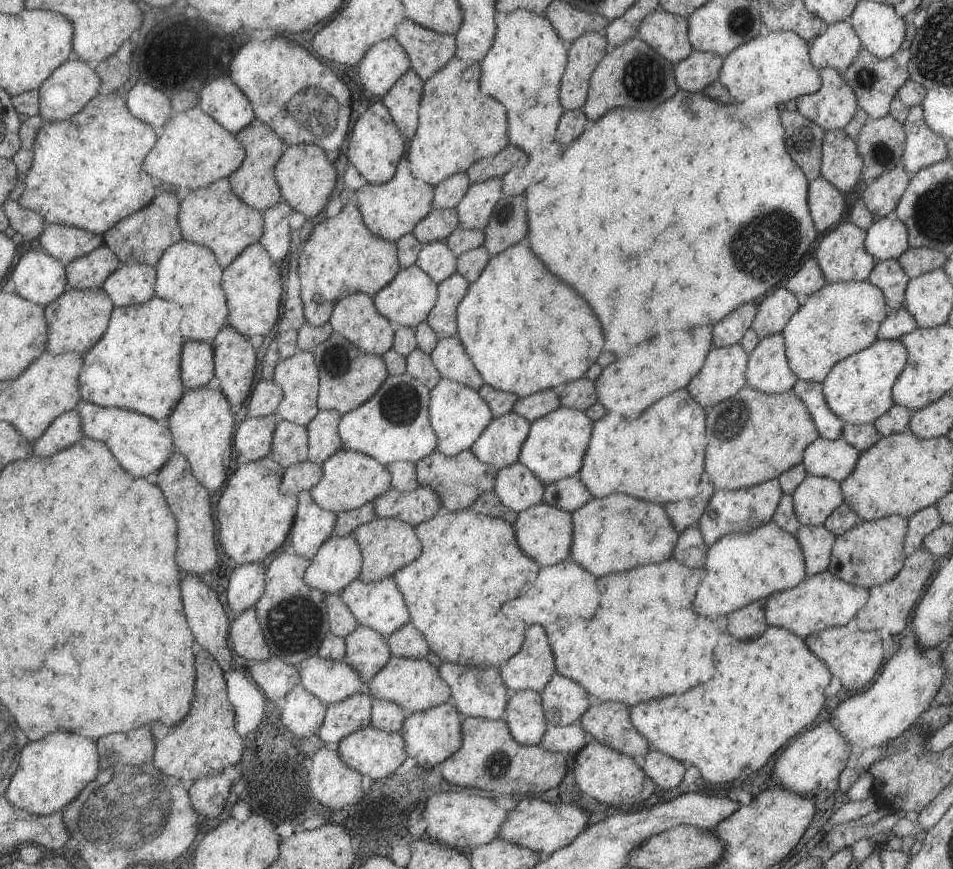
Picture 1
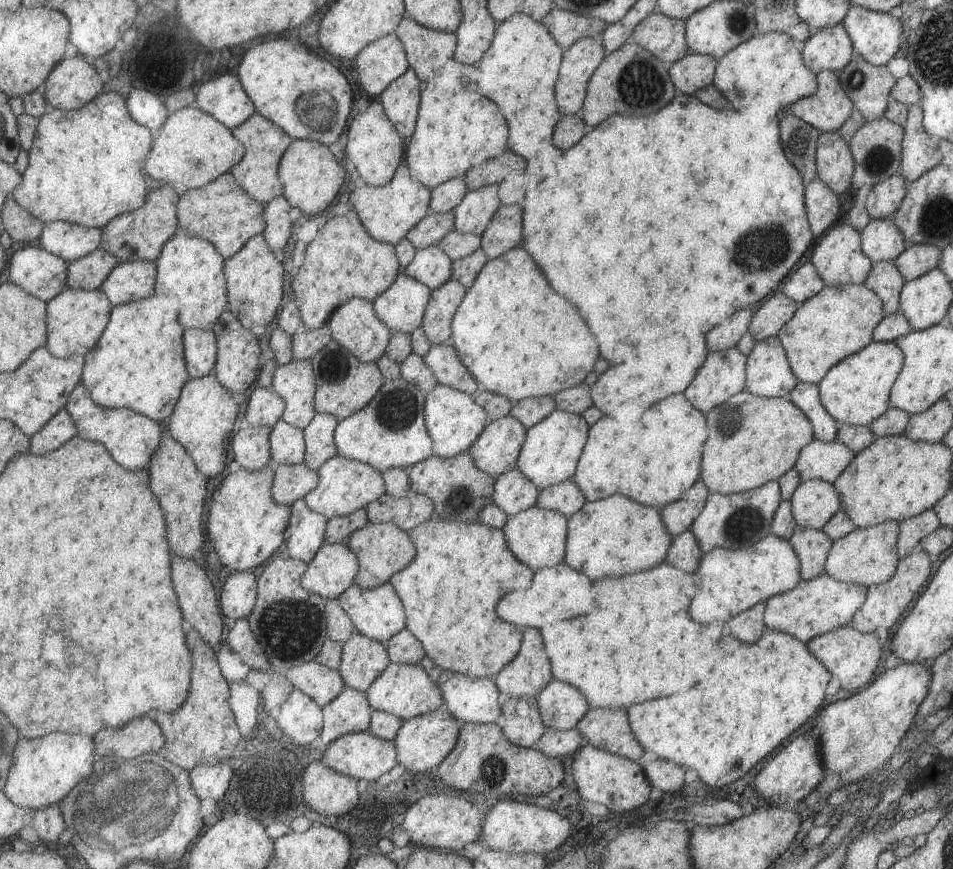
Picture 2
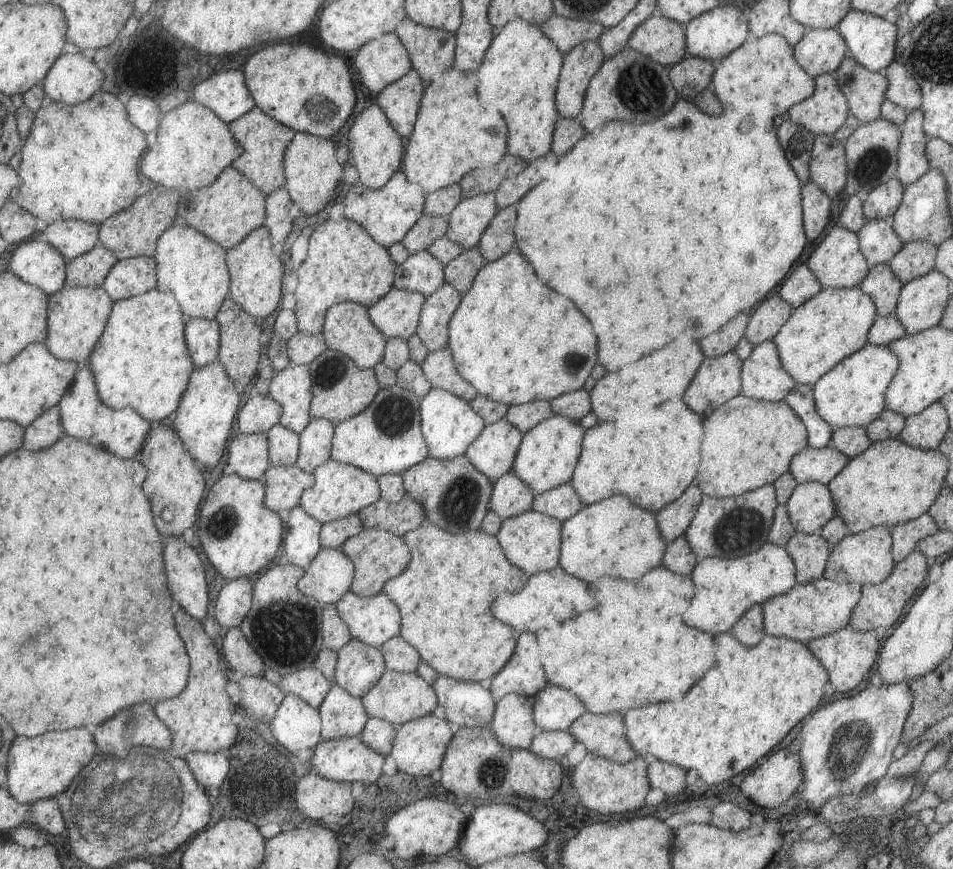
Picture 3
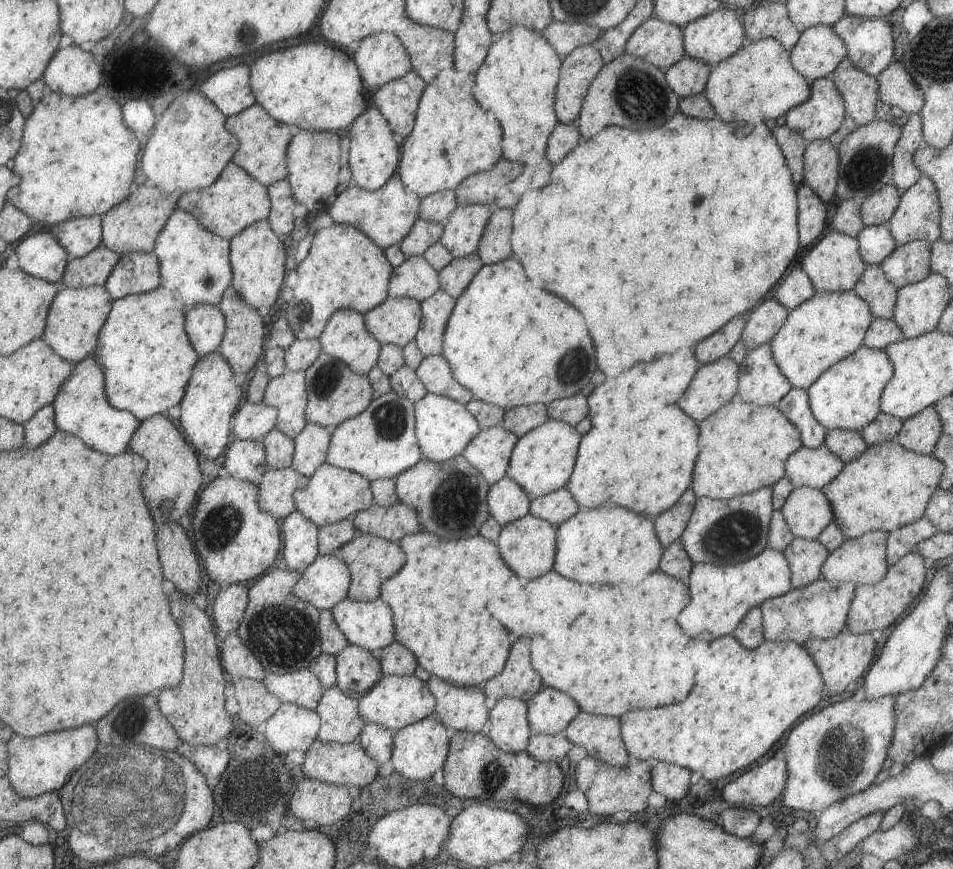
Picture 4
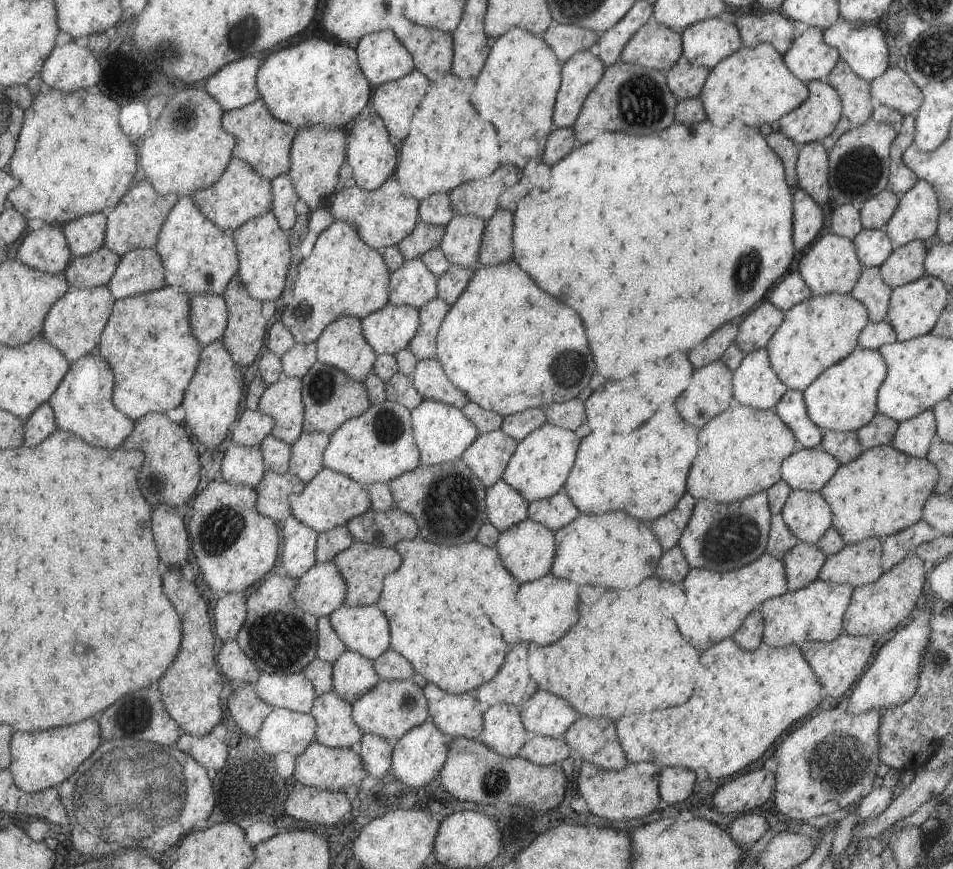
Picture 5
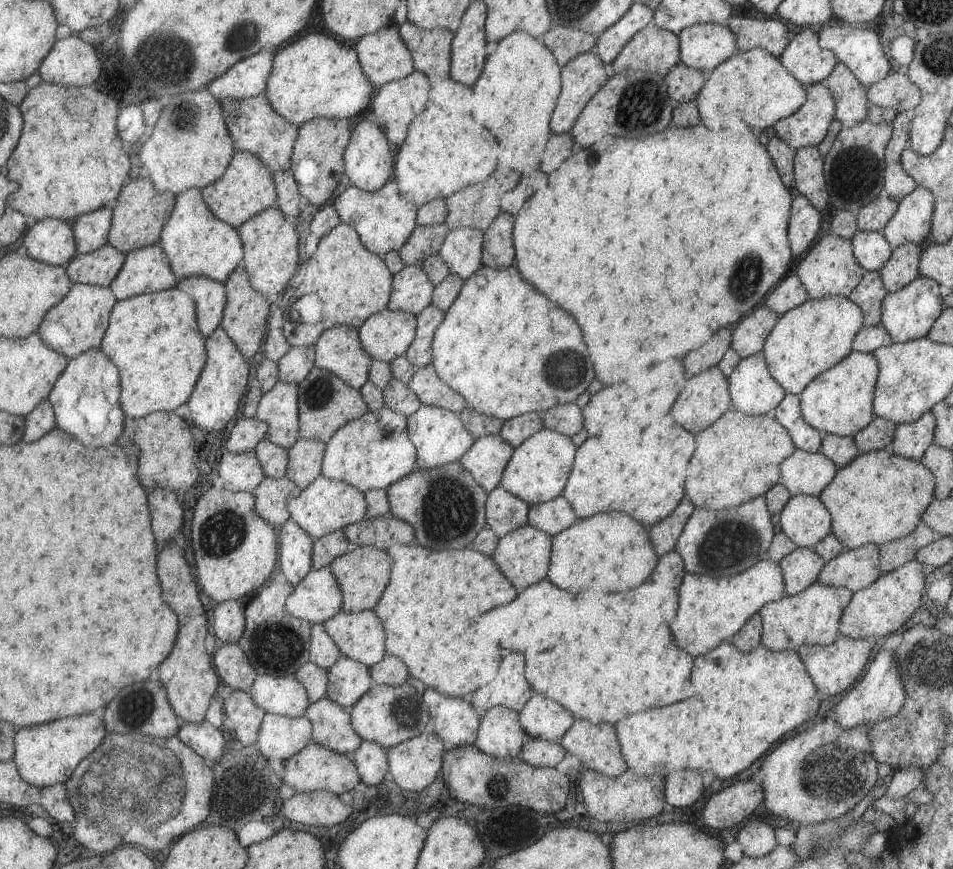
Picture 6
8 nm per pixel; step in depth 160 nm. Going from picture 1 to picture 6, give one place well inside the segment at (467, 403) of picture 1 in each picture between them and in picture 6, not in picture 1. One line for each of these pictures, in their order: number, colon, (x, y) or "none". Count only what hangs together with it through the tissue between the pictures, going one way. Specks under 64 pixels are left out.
2: (453, 420)
3: (448, 424)
4: (443, 427)
5: (441, 433)
6: (438, 436)

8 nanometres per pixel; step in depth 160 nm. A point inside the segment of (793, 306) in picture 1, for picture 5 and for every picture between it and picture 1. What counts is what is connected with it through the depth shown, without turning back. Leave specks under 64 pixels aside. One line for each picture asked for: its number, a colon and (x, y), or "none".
2: (775, 311)
3: (766, 318)
4: (762, 323)
5: (754, 331)

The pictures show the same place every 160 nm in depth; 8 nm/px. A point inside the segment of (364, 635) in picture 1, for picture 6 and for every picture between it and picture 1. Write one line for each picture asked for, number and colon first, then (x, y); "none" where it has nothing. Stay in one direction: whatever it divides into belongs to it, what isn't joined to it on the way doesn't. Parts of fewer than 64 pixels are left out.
2: (362, 659)
3: (358, 666)
4: (357, 670)
5: (353, 675)
6: (347, 679)

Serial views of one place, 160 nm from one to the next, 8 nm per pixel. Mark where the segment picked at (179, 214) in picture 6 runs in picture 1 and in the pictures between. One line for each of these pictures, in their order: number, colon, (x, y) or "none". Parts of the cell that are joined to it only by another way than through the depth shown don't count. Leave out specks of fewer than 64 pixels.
1: (189, 273)
2: (191, 268)
3: (193, 266)
4: (196, 264)
5: (200, 257)

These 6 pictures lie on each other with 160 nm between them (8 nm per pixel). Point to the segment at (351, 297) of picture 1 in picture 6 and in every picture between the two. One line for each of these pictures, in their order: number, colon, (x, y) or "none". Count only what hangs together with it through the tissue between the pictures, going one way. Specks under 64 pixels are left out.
2: (353, 325)
3: (347, 329)
4: (344, 337)
5: (341, 344)
6: (338, 350)

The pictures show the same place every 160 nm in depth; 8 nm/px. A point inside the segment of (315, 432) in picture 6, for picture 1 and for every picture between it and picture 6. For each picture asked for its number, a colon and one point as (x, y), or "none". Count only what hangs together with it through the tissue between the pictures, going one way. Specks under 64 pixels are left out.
1: (347, 377)
2: (344, 385)
3: (340, 390)
4: (334, 393)
5: (330, 397)

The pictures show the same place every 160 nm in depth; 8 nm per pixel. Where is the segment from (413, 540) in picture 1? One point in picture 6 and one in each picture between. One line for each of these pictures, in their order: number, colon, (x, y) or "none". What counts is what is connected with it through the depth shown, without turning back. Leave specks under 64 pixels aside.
2: (381, 549)
3: (377, 555)
4: (370, 560)
5: (362, 566)
6: (362, 573)

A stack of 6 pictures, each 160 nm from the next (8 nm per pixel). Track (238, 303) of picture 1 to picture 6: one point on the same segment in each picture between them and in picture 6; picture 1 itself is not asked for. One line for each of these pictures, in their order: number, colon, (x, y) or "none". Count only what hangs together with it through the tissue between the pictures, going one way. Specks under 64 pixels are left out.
2: (254, 280)
3: (256, 274)
4: (257, 256)
5: (264, 251)
6: (270, 243)

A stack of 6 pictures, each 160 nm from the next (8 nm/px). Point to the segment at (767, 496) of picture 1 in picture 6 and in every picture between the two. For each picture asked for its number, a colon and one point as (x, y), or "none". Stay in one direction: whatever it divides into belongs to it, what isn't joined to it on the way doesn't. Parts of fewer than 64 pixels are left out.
2: (735, 521)
3: (730, 527)
4: (720, 532)
5: (719, 537)
6: (722, 543)

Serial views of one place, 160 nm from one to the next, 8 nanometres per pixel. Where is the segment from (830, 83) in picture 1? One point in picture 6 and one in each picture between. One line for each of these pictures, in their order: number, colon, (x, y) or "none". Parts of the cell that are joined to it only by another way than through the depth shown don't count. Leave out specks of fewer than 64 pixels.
2: (826, 110)
3: (825, 110)
4: (821, 114)
5: (815, 117)
6: (806, 127)

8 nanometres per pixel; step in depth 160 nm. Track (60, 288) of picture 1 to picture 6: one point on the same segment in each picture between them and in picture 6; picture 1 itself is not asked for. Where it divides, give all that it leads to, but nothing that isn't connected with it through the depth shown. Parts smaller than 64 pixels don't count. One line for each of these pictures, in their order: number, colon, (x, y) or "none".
2: (41, 273)
3: (36, 261)
4: (42, 255)
5: (47, 249)
6: (52, 240)

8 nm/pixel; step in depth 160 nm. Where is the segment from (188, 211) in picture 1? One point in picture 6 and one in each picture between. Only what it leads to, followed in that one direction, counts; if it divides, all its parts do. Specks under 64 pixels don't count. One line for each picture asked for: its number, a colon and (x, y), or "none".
2: (221, 212)
3: (229, 210)
4: (236, 200)
5: (241, 194)
6: (247, 188)

